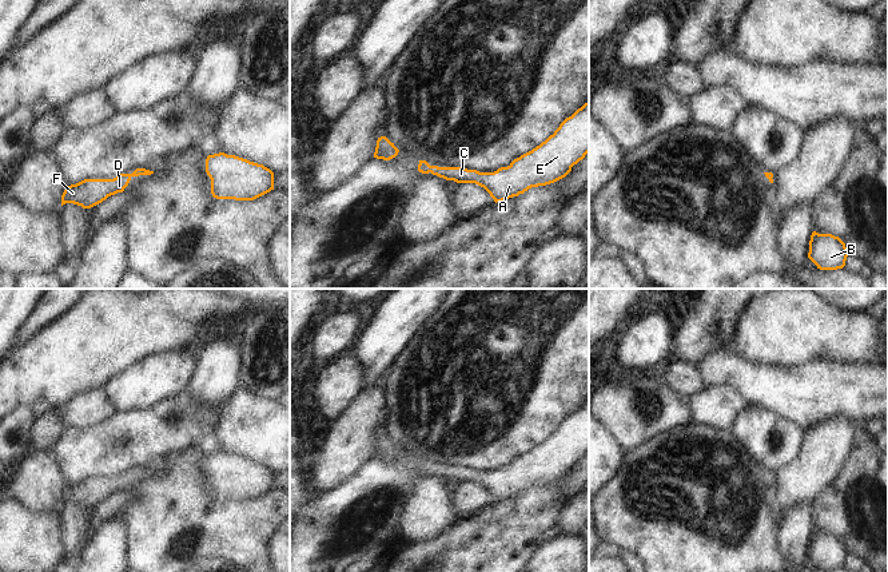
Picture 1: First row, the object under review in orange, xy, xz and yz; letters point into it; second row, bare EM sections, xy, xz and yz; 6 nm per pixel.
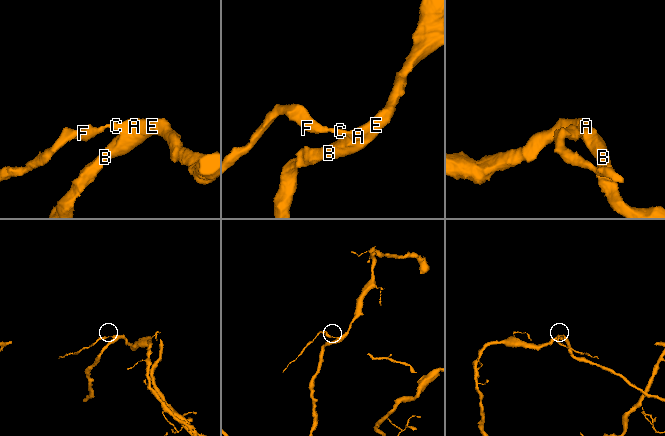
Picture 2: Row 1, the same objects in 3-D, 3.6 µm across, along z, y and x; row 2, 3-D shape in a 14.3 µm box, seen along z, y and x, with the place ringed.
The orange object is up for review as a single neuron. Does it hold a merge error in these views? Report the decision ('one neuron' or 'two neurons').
one neuron

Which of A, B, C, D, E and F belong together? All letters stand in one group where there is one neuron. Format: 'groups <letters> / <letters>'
groups A B C D E F

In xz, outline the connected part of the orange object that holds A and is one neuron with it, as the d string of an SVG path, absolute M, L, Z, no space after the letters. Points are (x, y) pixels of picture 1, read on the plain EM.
M589 401L566 417L545 441L494 472L462 466L430 465L419 460L418 470L431 472L457 482L483 486L494 501L518 496L531 486L546 485L565 477L589 452Z

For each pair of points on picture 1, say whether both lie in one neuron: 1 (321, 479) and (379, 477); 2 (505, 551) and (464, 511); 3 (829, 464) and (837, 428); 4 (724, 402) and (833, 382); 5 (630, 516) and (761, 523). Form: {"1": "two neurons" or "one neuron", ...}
{"1": "two neurons", "2": "two neurons", "3": "one neuron", "4": "two neurons", "5": "one neuron"}

